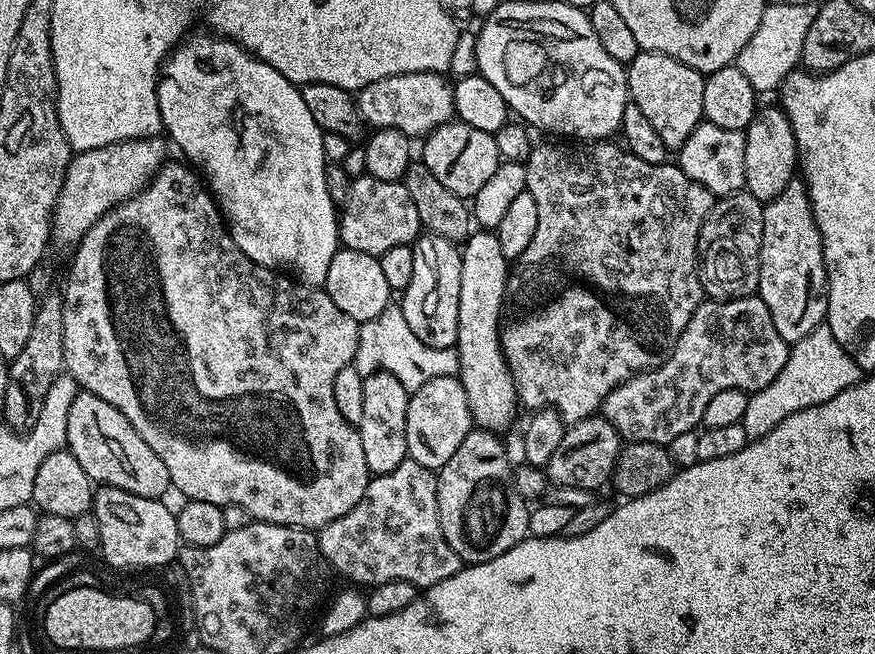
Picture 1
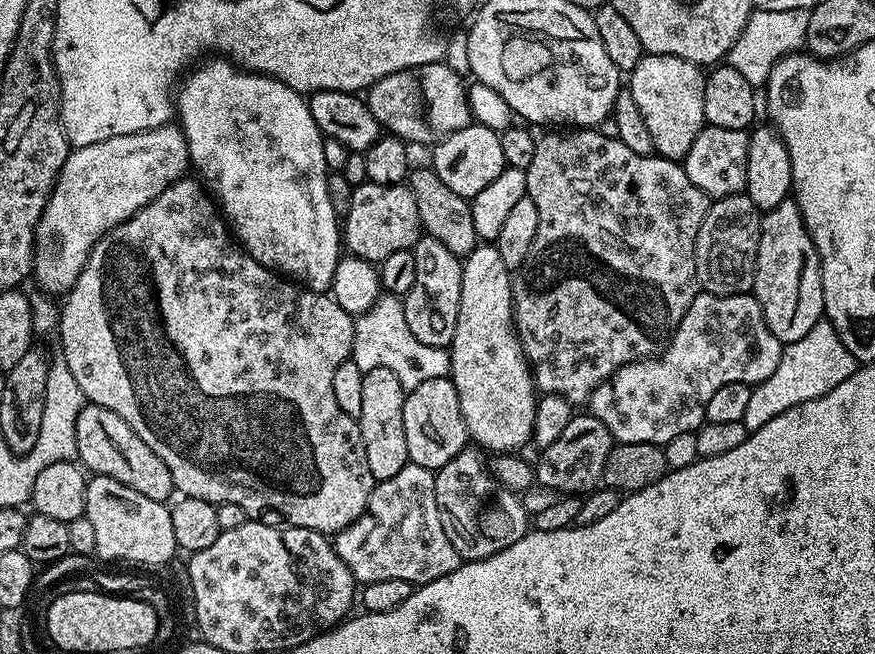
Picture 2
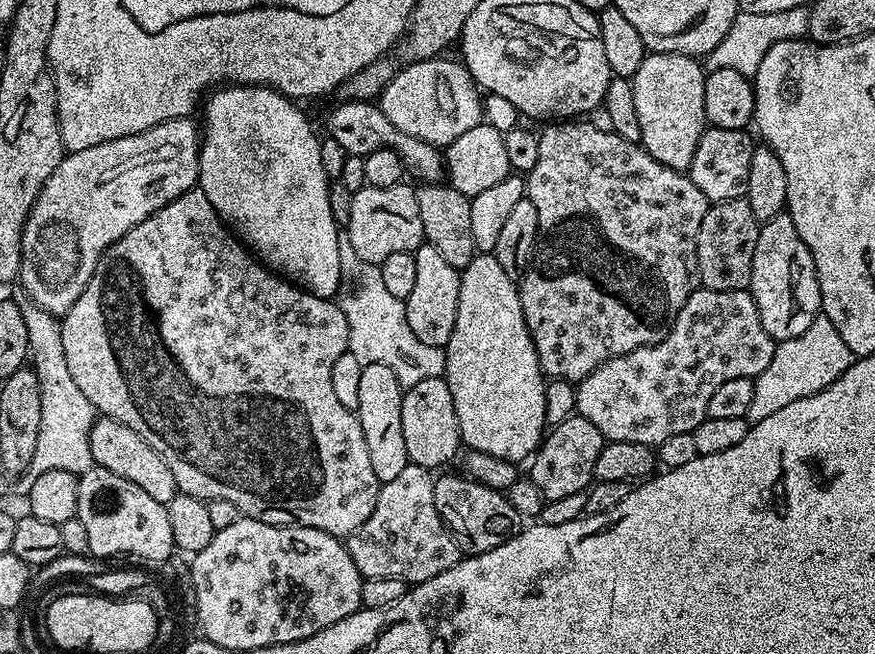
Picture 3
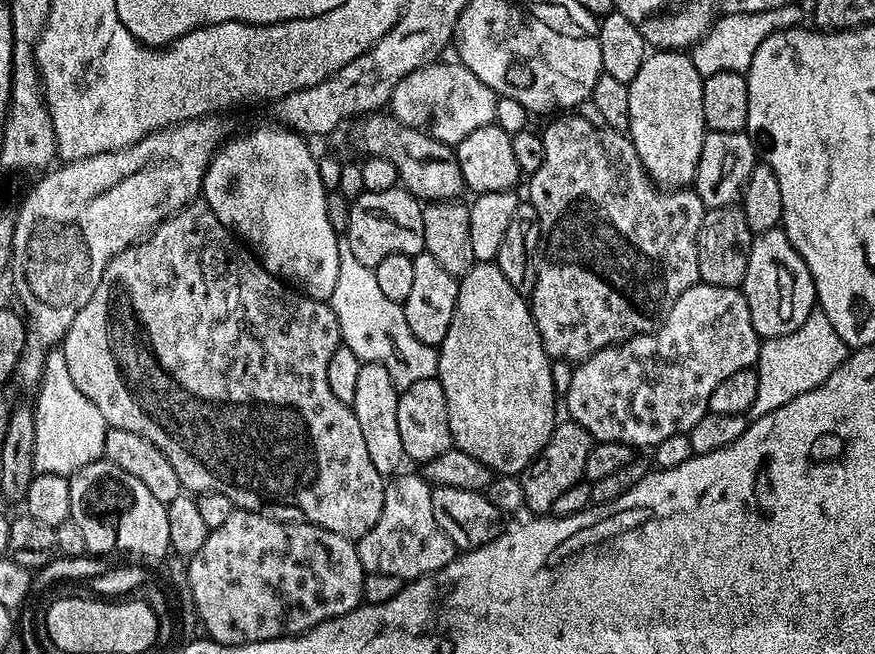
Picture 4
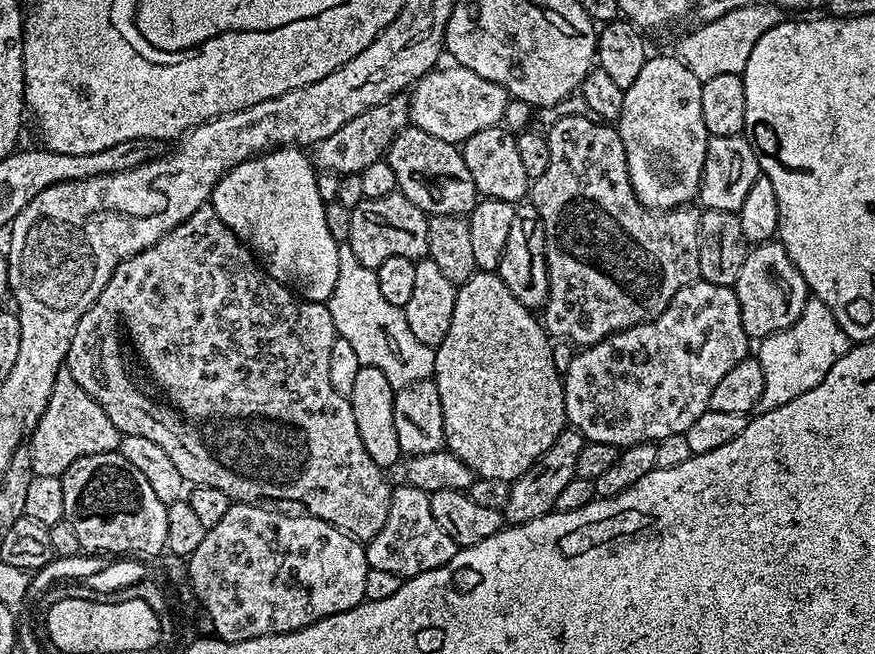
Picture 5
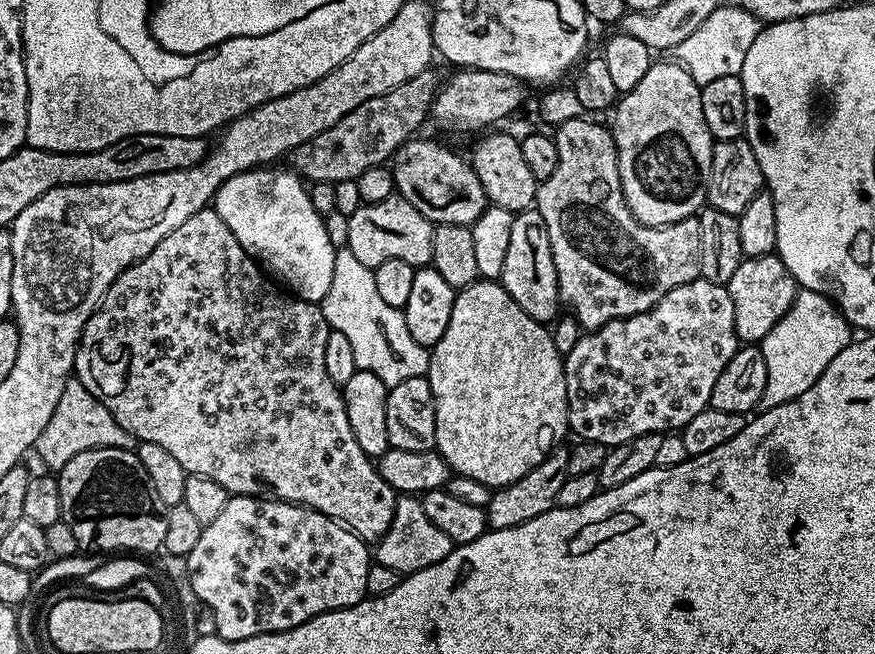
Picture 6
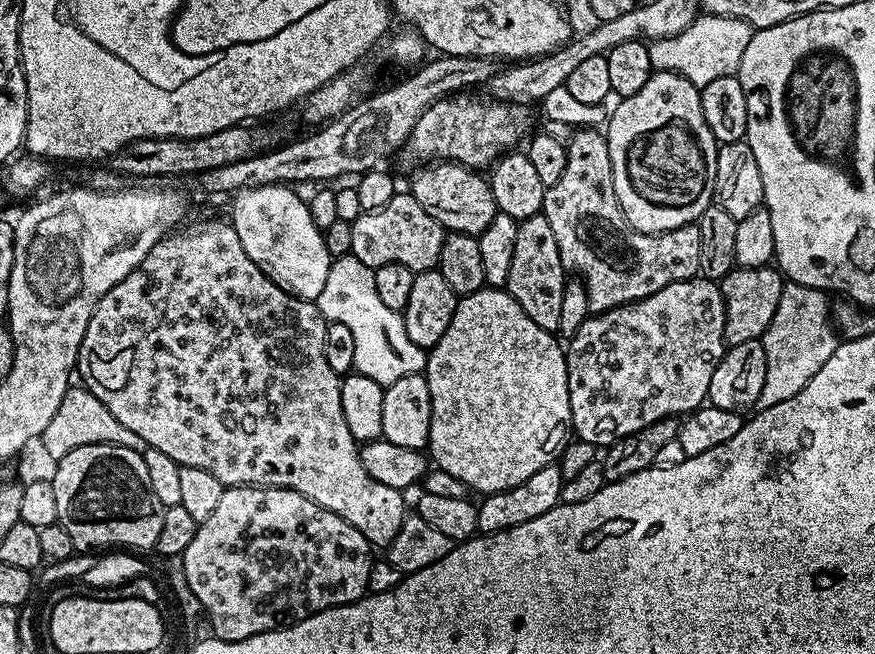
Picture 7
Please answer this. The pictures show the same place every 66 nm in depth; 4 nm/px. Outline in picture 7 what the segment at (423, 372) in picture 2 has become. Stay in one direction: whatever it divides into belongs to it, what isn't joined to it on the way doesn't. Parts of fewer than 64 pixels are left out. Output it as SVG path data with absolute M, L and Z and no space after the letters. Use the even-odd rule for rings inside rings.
M351 254L335 257L330 274L326 274L324 290L331 323L347 326L354 334L354 369L359 375L387 386L398 382L398 378L406 378L406 374L425 371L428 352L410 342L403 315L380 301L378 290L374 290L374 269L366 262L358 262Z

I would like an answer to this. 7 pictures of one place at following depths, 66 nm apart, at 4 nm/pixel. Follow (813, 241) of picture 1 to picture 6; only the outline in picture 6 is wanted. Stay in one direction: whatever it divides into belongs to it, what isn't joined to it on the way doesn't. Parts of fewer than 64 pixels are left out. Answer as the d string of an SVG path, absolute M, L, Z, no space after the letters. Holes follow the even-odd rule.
M750 256L740 261L738 270L730 277L726 286L730 302L734 302L734 330L736 336L748 346L759 345L761 340L774 330L778 318L790 310L798 291L798 285L790 270L780 261L780 257Z

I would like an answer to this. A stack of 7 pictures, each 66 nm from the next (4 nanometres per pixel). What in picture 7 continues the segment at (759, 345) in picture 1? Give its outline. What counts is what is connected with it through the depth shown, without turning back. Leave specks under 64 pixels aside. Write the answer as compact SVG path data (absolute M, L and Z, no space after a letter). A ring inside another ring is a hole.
M714 280L674 282L636 304L589 315L566 344L572 432L586 442L607 446L659 420L696 411L707 401L710 378L725 351L724 299Z

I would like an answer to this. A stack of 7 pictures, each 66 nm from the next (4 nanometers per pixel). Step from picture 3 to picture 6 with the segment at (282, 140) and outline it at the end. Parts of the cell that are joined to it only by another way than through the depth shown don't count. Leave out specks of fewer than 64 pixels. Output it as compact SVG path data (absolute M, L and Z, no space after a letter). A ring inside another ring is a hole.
M280 166L239 172L217 190L214 207L222 222L230 226L230 234L238 238L242 250L246 250L269 277L279 281L291 295L319 305L326 298L326 290L330 290L338 249L326 238L324 217L314 210L305 181L287 167L276 167Z

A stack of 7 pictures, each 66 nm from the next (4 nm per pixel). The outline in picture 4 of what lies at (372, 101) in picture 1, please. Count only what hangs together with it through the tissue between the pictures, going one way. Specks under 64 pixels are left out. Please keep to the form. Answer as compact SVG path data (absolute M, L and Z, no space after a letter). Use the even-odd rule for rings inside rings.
M444 63L428 64L425 68L414 70L414 74L406 74L406 78L394 86L390 112L399 124L417 128L427 136L455 146L466 138L466 134L474 134L474 130L495 121L498 97L490 86L486 86L486 82L479 80L463 64Z

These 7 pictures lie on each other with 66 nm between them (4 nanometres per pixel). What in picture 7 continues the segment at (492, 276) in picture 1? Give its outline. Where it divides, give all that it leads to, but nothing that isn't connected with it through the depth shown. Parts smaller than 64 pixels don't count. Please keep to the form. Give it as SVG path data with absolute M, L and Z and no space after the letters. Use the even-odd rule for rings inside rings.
M485 286L474 294L457 299L454 318L450 326L446 326L446 334L442 334L442 338L438 338L436 345L428 352L426 375L430 386L430 434L427 451L430 453L431 463L446 470L446 474L454 474L454 478L458 478L458 482L465 484L473 493L487 494L510 490L518 486L518 482L526 482L530 474L538 474L542 466L550 466L559 461L572 432L568 358L561 341L553 333L542 330L542 326L534 326L534 322L526 318L526 310L522 310L522 306L518 306L518 302L506 290Z

